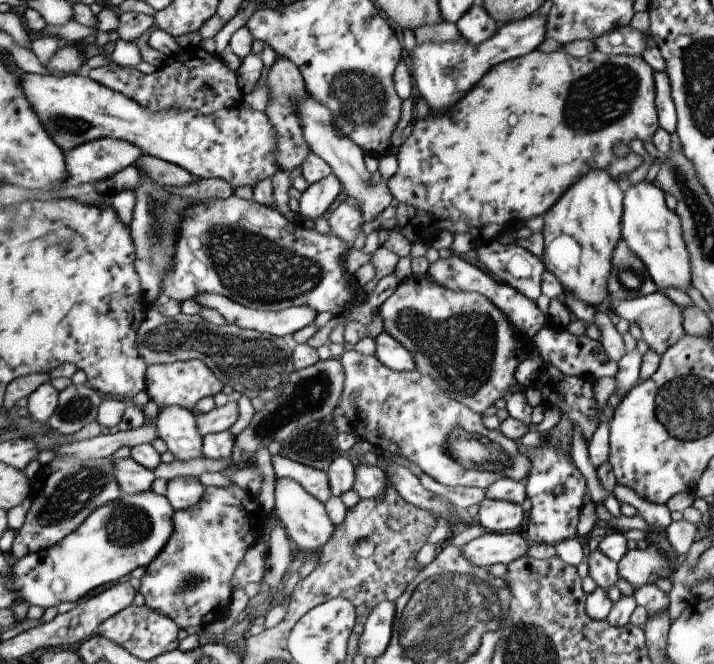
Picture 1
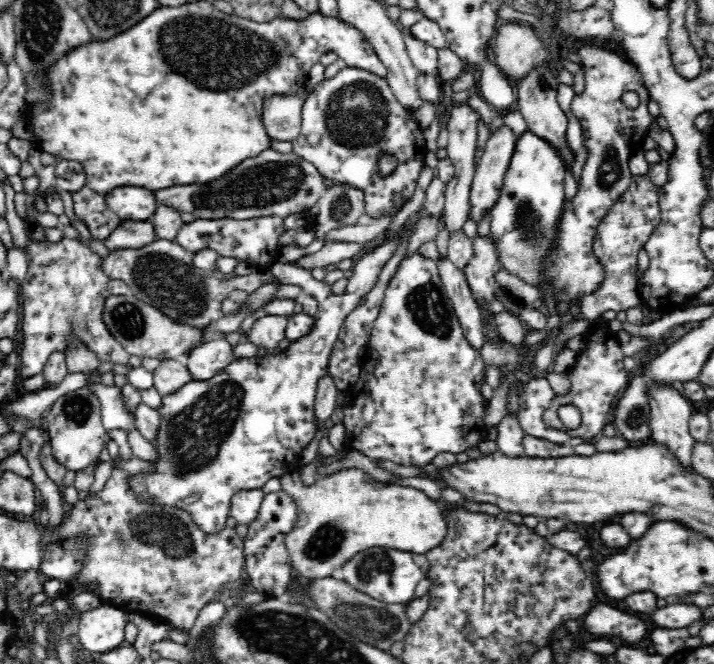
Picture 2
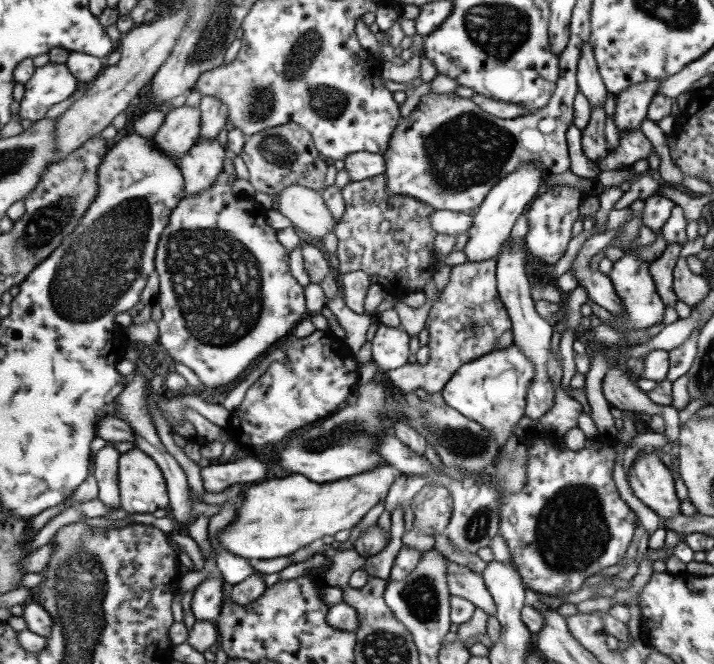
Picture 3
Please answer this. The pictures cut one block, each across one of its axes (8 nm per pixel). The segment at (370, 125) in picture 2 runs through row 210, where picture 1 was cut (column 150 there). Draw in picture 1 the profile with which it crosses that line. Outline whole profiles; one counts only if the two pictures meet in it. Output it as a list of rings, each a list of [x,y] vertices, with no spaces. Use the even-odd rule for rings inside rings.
[[[189,360],[189,362],[175,362],[175,364],[155,364],[147,370],[147,390],[151,394],[151,400],[157,402],[157,406],[183,406],[189,410],[197,410],[199,402],[205,398],[213,398],[215,394],[223,392],[223,380],[207,366],[203,360]]]

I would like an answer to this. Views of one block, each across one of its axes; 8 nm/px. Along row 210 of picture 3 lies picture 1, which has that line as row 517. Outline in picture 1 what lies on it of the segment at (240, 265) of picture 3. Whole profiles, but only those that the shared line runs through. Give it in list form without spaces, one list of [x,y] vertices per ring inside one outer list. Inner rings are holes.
[[[237,484],[229,488],[207,488],[203,502],[175,514],[175,534],[159,558],[141,578],[145,604],[163,616],[173,618],[175,630],[201,632],[207,624],[223,620],[229,612],[233,578],[241,562],[251,554],[267,526],[269,514],[261,508],[257,496]]]

